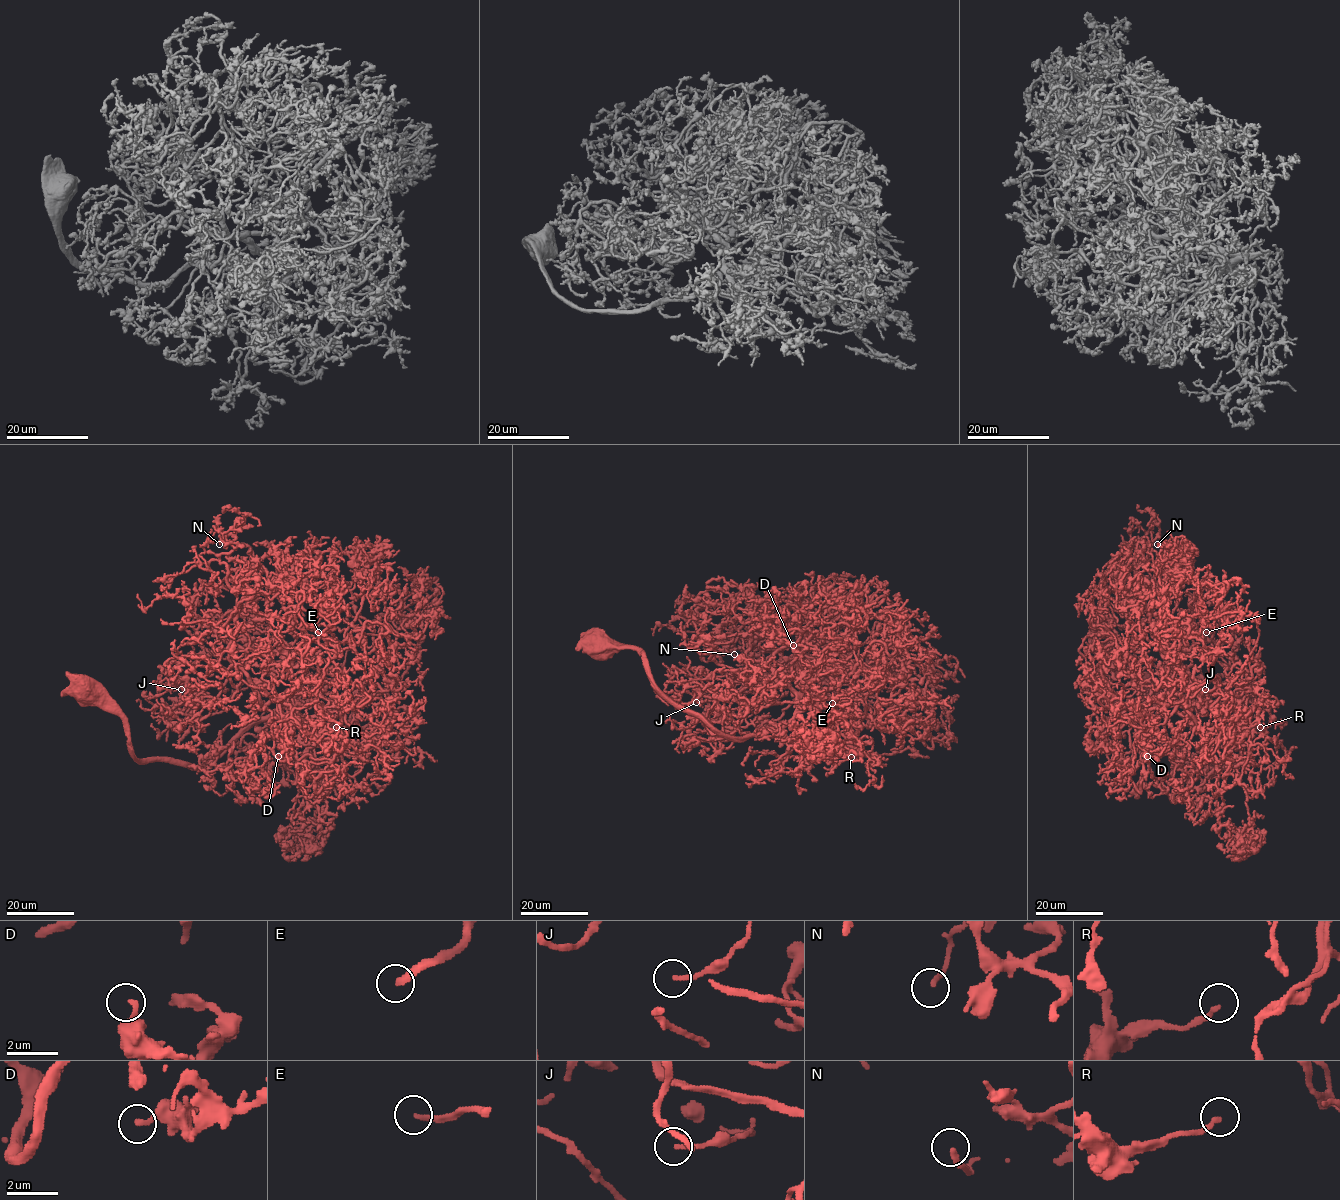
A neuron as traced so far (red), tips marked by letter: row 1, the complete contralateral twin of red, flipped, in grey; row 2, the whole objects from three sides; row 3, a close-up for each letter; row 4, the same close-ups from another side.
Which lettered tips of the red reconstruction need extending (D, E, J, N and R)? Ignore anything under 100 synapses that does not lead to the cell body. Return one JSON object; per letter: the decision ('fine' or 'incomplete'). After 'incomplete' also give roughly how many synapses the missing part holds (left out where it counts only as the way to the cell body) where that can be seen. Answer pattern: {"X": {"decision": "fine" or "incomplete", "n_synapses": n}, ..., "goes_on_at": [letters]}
{"D": {"decision": "fine"}, "E": {"decision": "incomplete", "n_synapses": 150}, "J": {"decision": "fine"}, "N": {"decision": "fine"}, "R": {"decision": "fine"}, "goes_on_at": ["E"]}

